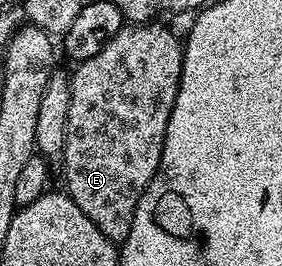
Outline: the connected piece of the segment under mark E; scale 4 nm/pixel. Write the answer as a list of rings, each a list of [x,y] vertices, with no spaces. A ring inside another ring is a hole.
[[[158,22],[132,23],[122,26],[120,33],[116,33],[116,37],[112,37],[112,41],[108,41],[108,45],[104,45],[104,49],[100,49],[100,53],[96,53],[96,57],[81,60],[75,66],[78,68],[69,76],[70,104],[68,105],[66,119],[66,143],[63,145],[60,158],[60,166],[62,165],[63,169],[66,170],[64,191],[72,201],[76,201],[76,205],[80,205],[80,209],[84,209],[84,217],[88,217],[88,221],[92,221],[92,225],[96,225],[96,229],[100,229],[100,233],[104,233],[104,237],[108,237],[116,245],[121,245],[128,237],[128,233],[132,229],[132,217],[136,213],[136,205],[140,201],[144,189],[150,184],[152,177],[158,171],[158,166],[162,160],[168,121],[176,101],[178,82],[182,76],[183,44],[164,24]]]

